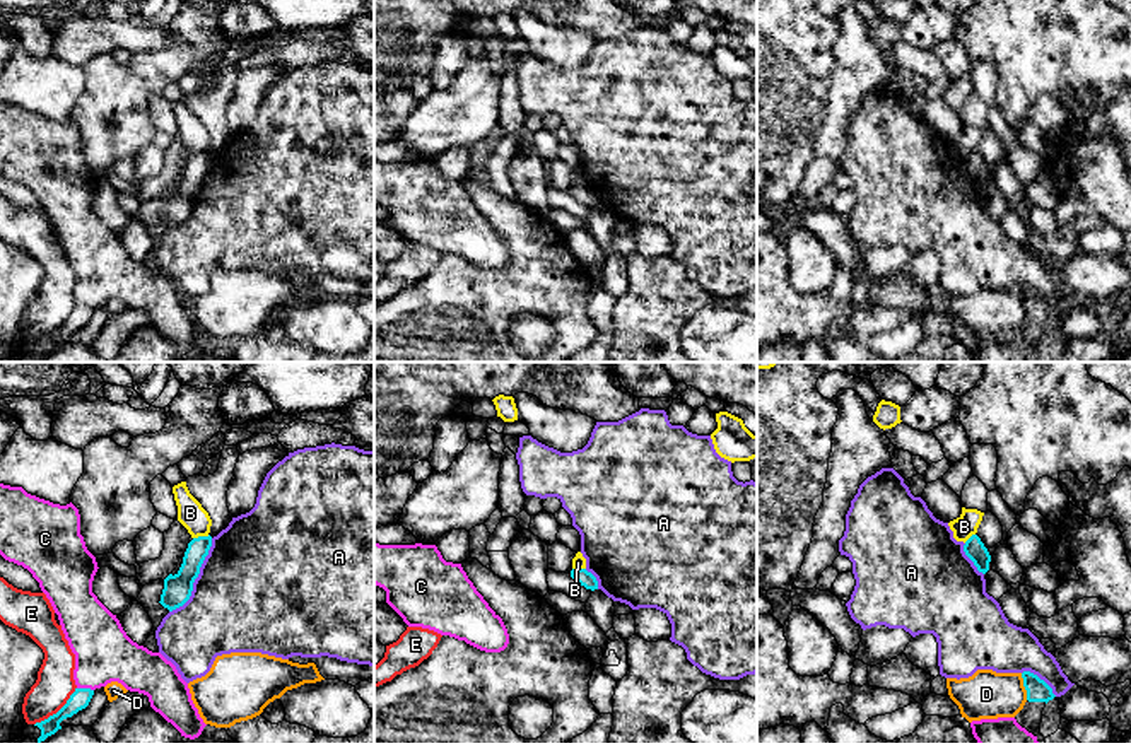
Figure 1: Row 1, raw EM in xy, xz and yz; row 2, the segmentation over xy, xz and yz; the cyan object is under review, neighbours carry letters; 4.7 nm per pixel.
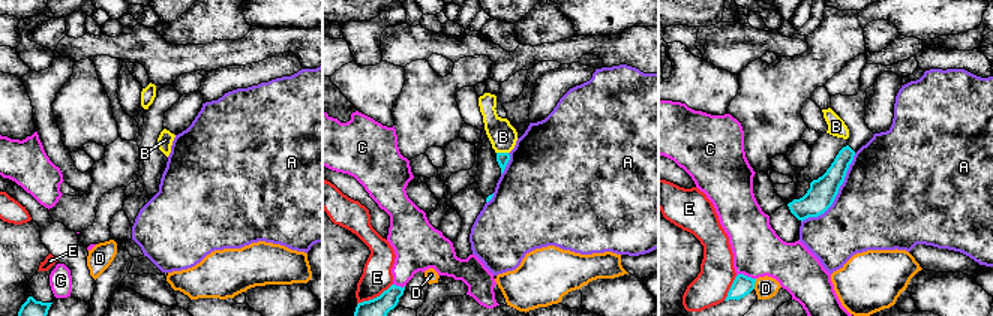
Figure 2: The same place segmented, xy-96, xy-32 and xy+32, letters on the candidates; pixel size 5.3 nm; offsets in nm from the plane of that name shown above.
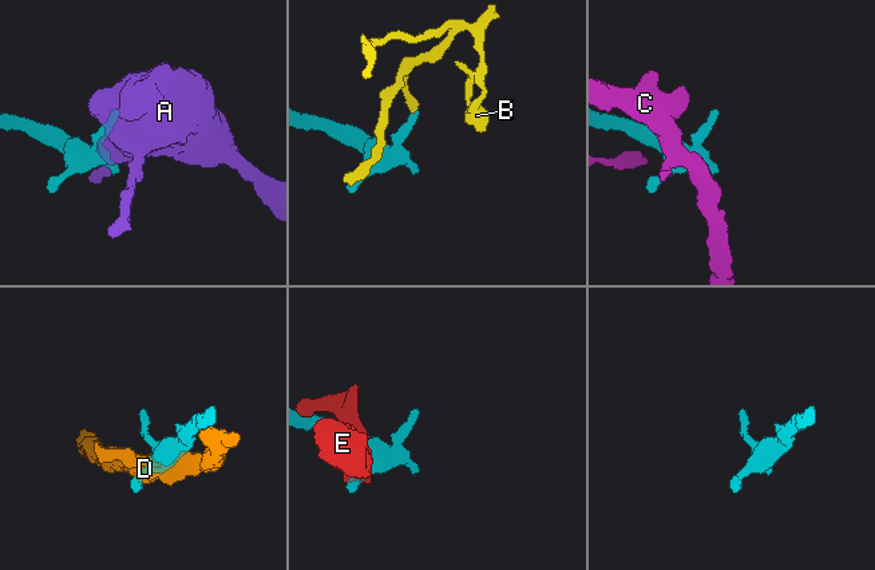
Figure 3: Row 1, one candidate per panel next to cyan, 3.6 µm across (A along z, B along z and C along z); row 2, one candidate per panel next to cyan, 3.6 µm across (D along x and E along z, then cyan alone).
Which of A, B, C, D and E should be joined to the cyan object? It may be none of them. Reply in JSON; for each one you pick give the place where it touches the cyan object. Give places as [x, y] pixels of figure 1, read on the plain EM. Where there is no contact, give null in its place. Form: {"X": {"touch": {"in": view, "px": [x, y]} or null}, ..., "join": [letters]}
{"join": []}

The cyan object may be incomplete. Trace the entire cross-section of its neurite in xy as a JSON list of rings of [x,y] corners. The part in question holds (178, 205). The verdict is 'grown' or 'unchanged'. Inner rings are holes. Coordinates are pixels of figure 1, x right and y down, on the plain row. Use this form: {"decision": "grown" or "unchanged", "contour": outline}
{"decision": "unchanged", "contour": [[[198,154],[188,161],[179,188],[164,196],[161,222],[169,229],[183,224],[193,208],[193,200],[200,191],[200,184],[212,164],[212,154]]]}

